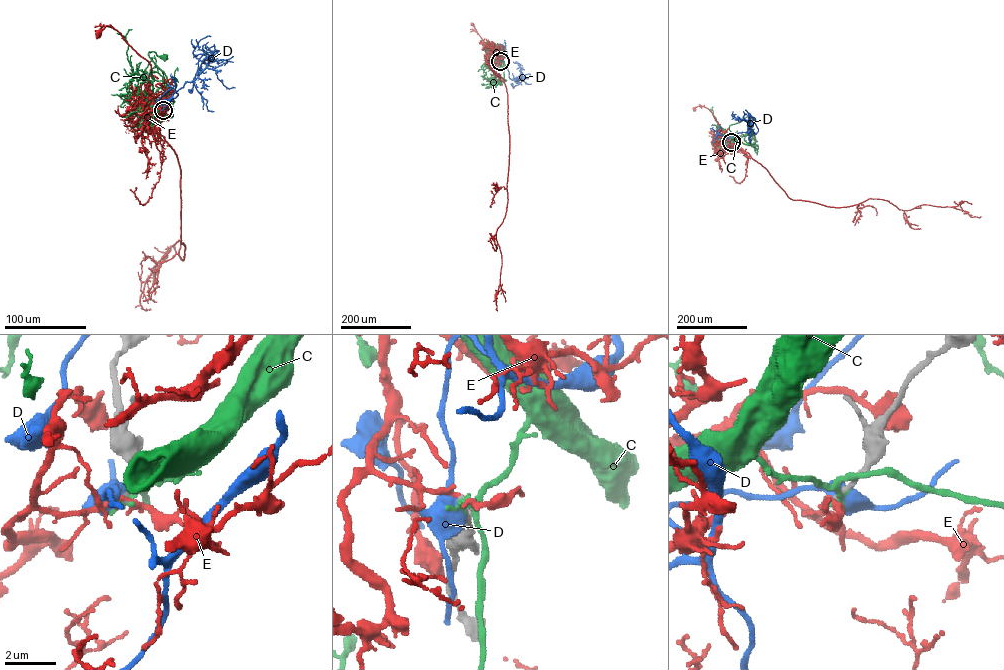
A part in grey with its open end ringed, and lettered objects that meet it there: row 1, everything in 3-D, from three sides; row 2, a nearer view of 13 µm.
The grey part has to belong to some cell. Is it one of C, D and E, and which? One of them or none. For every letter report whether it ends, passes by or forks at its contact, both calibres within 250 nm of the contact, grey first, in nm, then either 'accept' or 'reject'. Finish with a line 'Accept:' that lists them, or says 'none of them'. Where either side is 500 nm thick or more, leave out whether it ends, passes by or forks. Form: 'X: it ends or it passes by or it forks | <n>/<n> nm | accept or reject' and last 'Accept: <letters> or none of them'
C: it passes by | 220/200 nm | reject
D: 200/550 nm | reject
E: it passes by | 180/220 nm | reject
Accept: none of them

